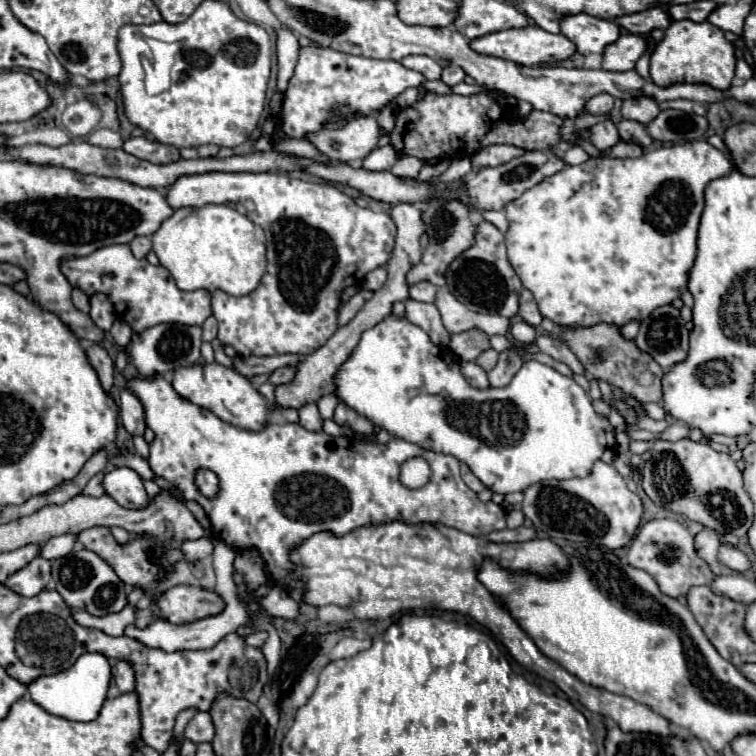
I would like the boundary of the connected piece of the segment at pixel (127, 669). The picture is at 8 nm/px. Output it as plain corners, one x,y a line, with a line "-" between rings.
119,662
115,666
115,684
119,686
119,690
123,694
133,692
135,690
135,678
133,678
133,670
127,662

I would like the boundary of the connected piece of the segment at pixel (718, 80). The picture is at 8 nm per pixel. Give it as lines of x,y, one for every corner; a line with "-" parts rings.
673,22
663,40
651,54
651,80
657,86
673,86
673,82
701,82
715,90
729,90
735,76
733,44
711,22

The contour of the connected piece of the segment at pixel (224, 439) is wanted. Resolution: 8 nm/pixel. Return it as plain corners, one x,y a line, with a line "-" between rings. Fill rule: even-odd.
155,376
153,380
131,380
127,382
127,388
133,390
143,402
147,426
155,432
155,440
149,444
151,452
147,460
155,476
167,480
171,486
177,486
185,500
195,500
197,504
201,504
211,520
213,534
219,540
235,550
257,550
265,562
271,584
289,588
293,596
303,596
307,588
303,578
291,578
295,566
289,554
291,550
301,546
305,538
311,538
317,532
329,532
339,538
361,526
371,526
377,522
409,522
413,526
421,522
433,522
457,528
473,536
487,536
493,530
505,528
507,512
495,502
481,502
477,494
465,486
459,476
459,460
453,456
425,450
401,438
391,438
387,444
367,444
353,438
349,440
347,436
333,438
323,430
309,432
301,424
269,424
261,432
249,432
221,422
213,412
181,398
163,376
-
417,456
427,460
427,464
431,466
431,478
423,488
411,490
401,484
399,468
405,460
-
199,468
213,470
219,476
221,490
217,498
207,500
195,488
193,476

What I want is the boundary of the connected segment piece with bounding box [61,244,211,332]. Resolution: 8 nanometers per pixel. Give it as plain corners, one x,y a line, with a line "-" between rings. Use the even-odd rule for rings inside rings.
111,244
95,250
89,256
67,258
61,262
61,272
71,282
71,286
77,286
87,294
107,294
117,310
117,316
121,320
125,318
125,322
135,332
161,322
201,326
205,318
211,316
211,294
207,290
179,290
163,266
151,266
147,260
137,260
127,244

